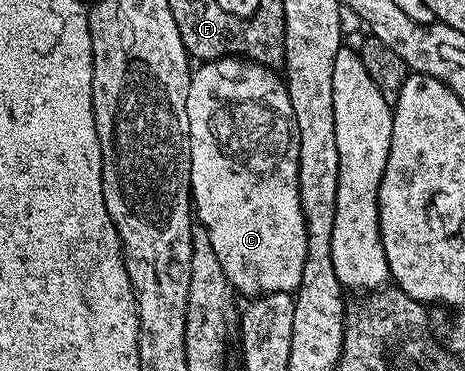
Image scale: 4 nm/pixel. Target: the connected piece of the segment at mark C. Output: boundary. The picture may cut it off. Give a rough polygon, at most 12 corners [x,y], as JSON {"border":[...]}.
{"border":[[241,57],[190,74],[190,193],[246,299],[306,258],[298,147],[262,145],[286,82]]}

